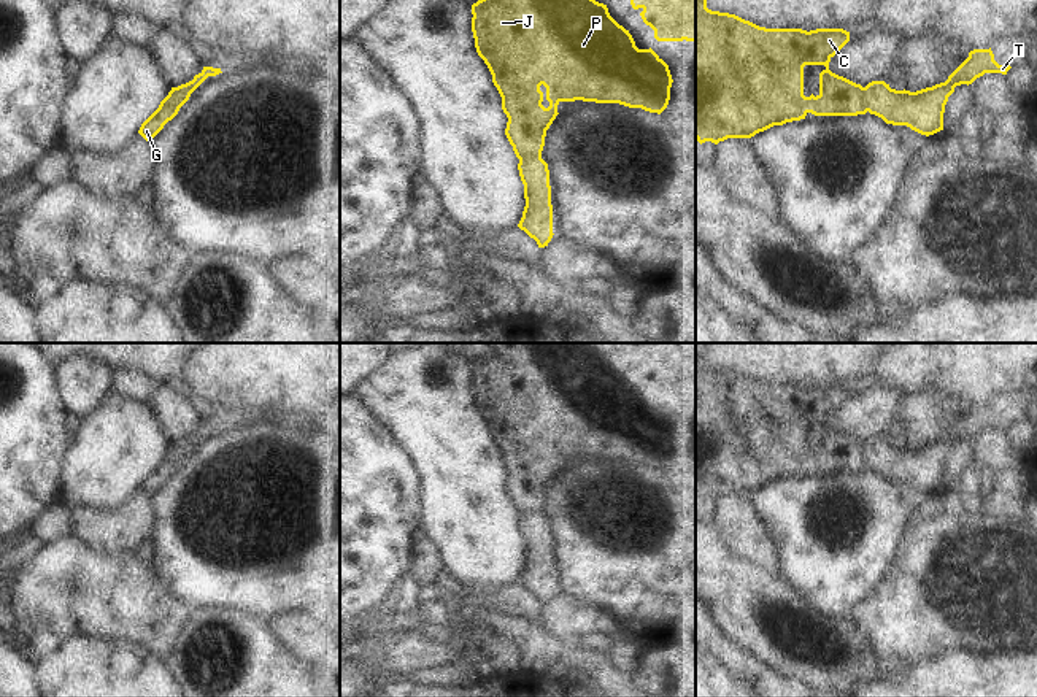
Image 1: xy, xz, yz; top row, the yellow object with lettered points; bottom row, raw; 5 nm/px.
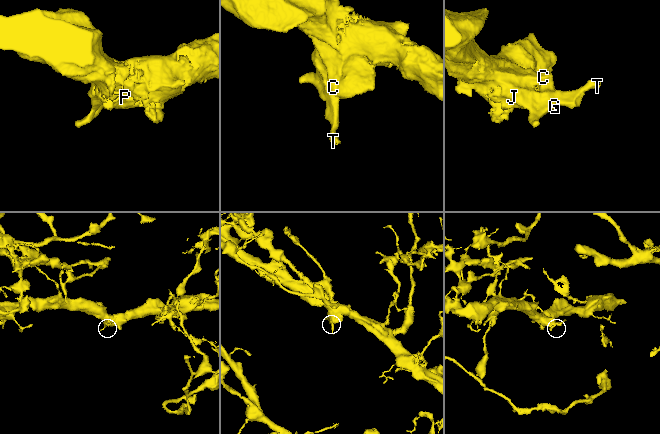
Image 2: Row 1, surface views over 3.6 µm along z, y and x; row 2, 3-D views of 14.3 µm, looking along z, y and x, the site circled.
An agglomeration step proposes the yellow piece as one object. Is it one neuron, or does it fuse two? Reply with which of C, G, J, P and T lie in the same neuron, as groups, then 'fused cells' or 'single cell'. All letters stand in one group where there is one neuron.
groups C G J P / T; fused cells

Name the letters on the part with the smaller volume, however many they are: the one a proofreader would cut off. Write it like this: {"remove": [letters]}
{"remove": ["T"]}

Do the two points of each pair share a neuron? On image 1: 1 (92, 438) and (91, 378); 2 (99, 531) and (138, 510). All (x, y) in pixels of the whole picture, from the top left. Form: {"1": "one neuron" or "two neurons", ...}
{"1": "two neurons", "2": "one neuron"}

